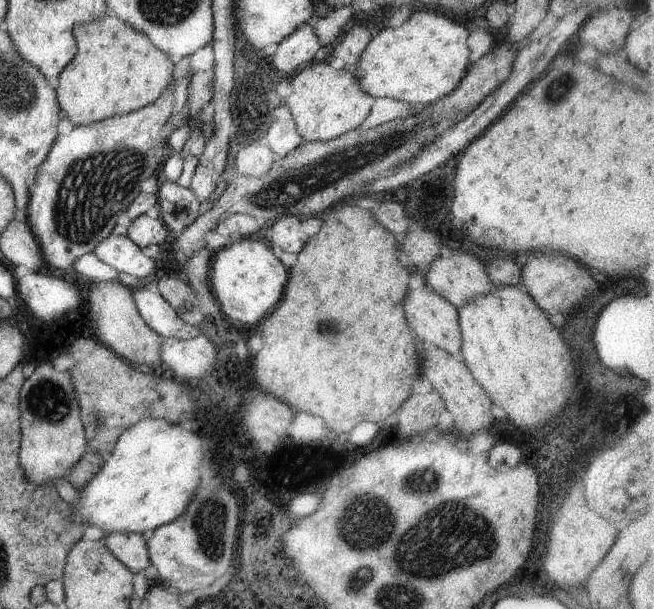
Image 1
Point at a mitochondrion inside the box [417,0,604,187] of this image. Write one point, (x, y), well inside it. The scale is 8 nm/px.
(554, 92)

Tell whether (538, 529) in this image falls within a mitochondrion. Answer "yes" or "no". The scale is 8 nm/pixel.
no

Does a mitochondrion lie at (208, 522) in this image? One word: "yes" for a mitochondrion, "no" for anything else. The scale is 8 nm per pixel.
yes

